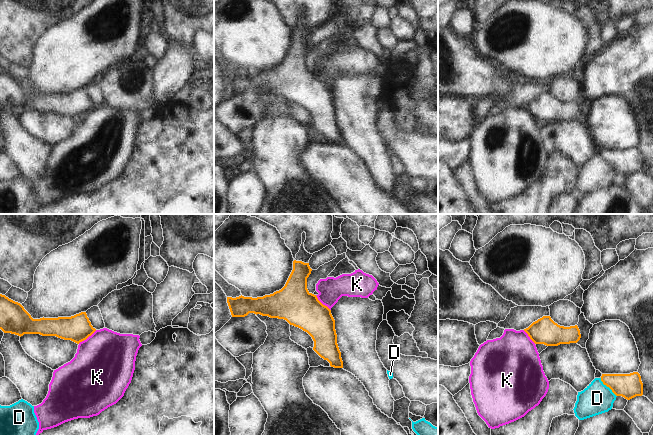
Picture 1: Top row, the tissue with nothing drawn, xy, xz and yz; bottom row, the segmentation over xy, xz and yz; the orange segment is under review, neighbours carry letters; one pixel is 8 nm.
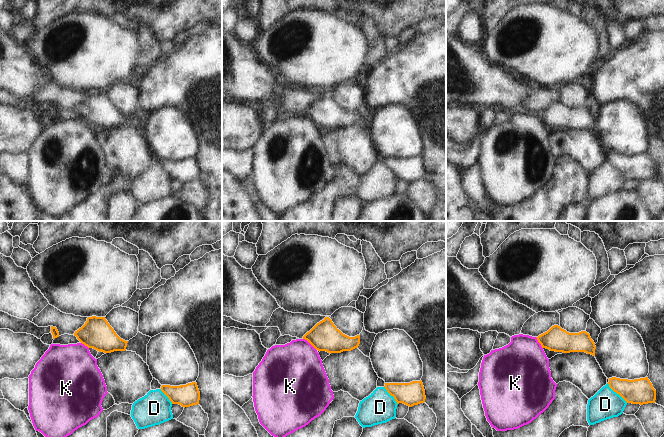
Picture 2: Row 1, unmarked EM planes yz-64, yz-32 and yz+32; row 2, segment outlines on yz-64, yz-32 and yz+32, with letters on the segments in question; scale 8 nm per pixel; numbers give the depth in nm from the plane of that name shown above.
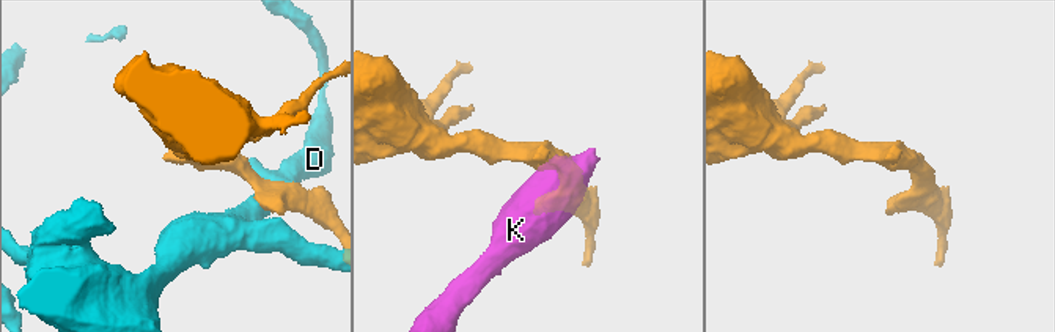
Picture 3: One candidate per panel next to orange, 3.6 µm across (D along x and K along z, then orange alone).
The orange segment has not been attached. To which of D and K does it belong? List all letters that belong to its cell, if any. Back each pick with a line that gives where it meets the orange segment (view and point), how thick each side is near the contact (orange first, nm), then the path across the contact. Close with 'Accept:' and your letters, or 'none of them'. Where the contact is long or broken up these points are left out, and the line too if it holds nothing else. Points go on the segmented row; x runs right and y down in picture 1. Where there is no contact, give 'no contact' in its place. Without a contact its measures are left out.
Accept: none of them

